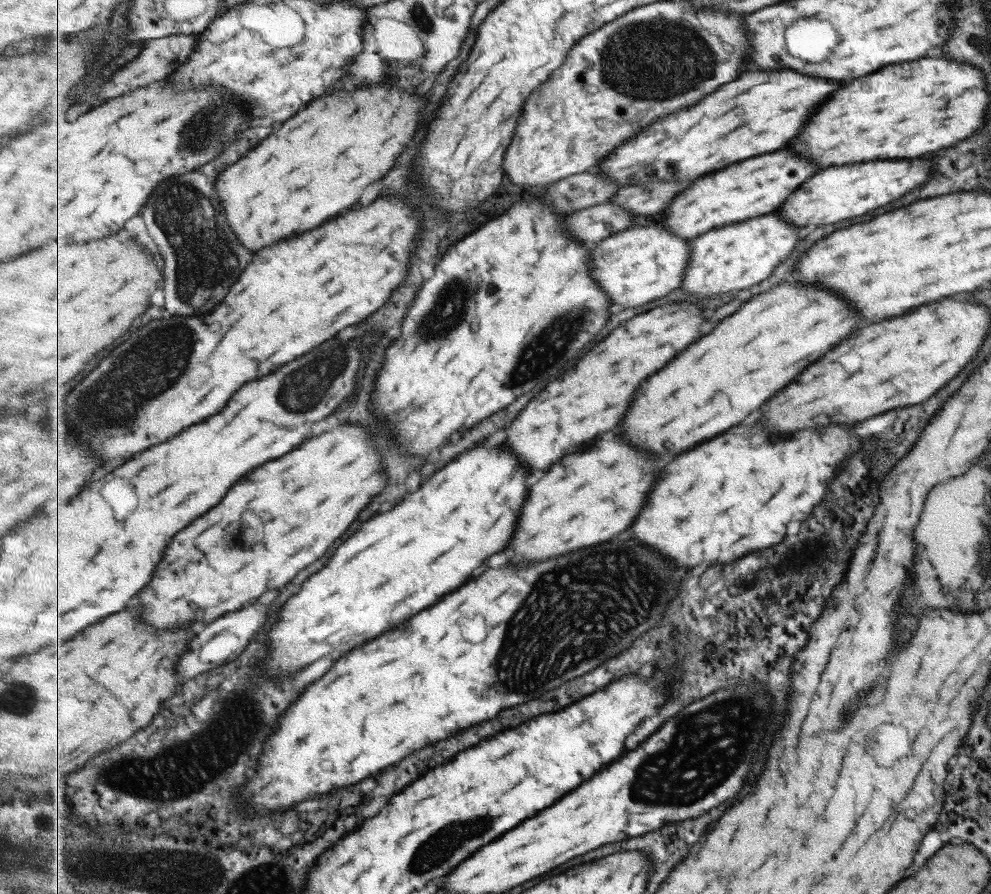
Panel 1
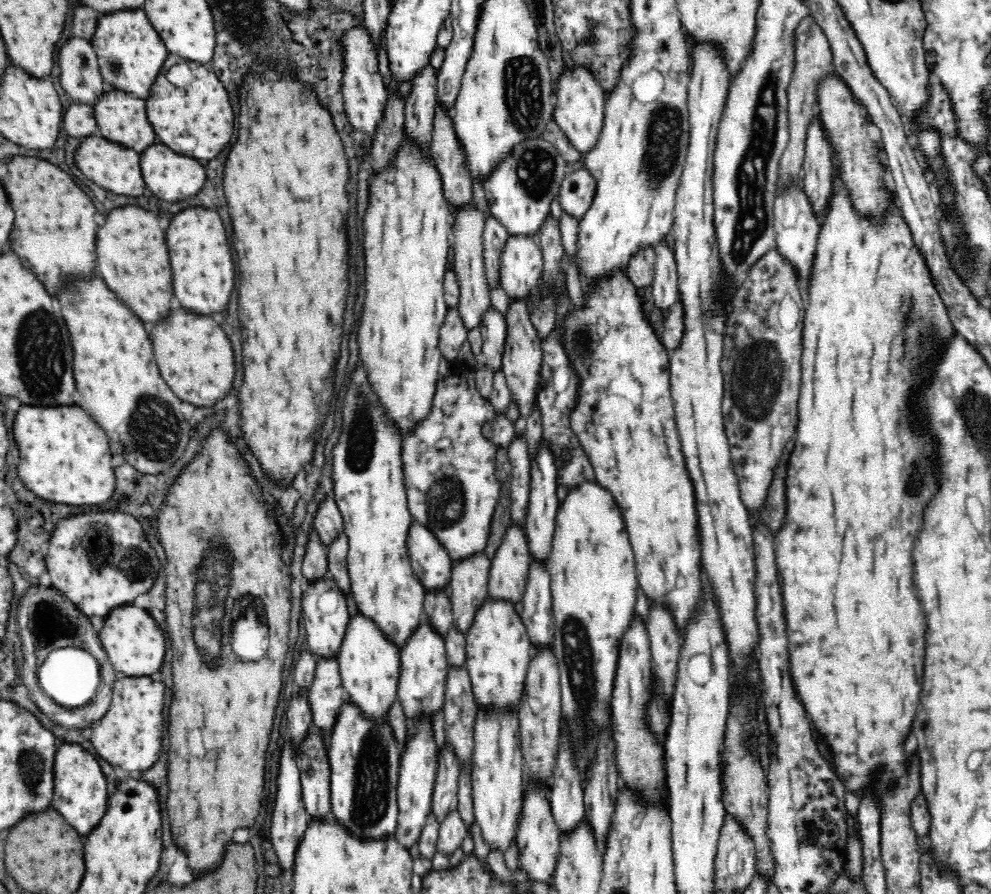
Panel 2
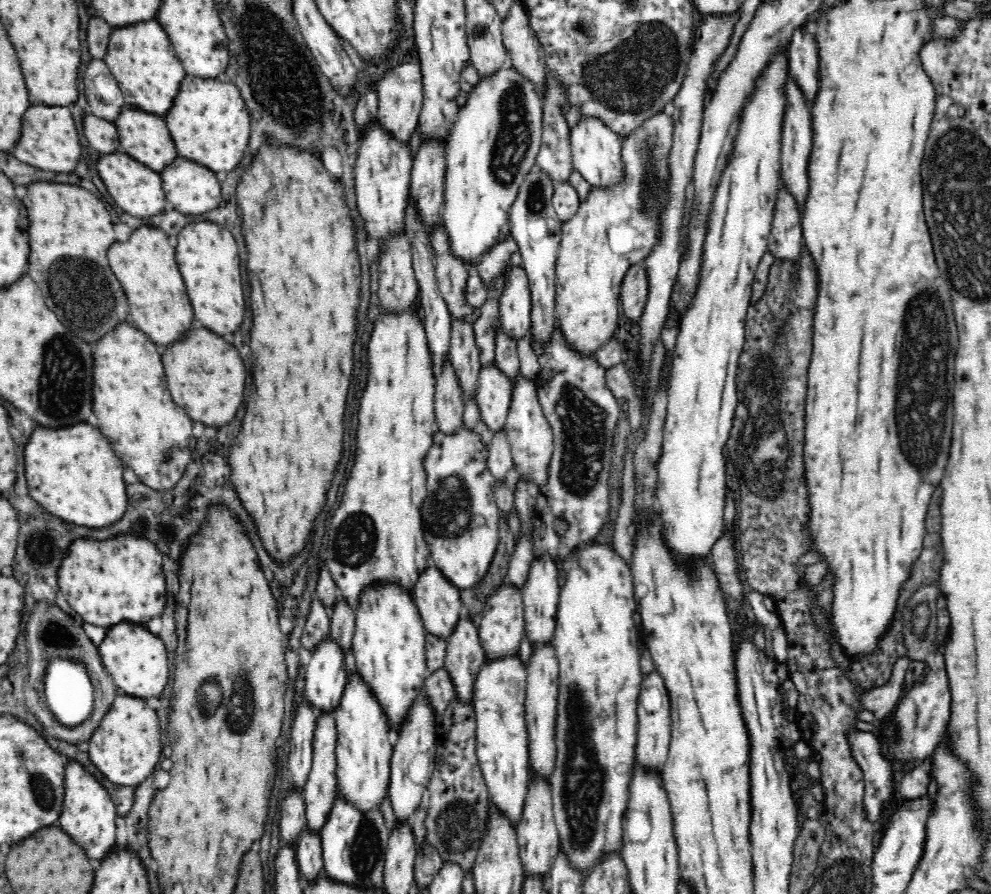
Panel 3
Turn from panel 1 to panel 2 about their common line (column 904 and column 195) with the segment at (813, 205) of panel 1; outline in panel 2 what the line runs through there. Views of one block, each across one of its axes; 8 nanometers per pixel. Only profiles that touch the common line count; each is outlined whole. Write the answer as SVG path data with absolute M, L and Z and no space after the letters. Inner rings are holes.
M156 142L150 144L148 148L144 148L140 152L140 168L142 168L142 178L146 180L147 194L156 194L158 198L166 200L166 202L178 202L194 196L200 192L200 186L206 180L204 168L200 166L198 160L188 158L188 156L180 156L174 150L170 150L169 146Z

